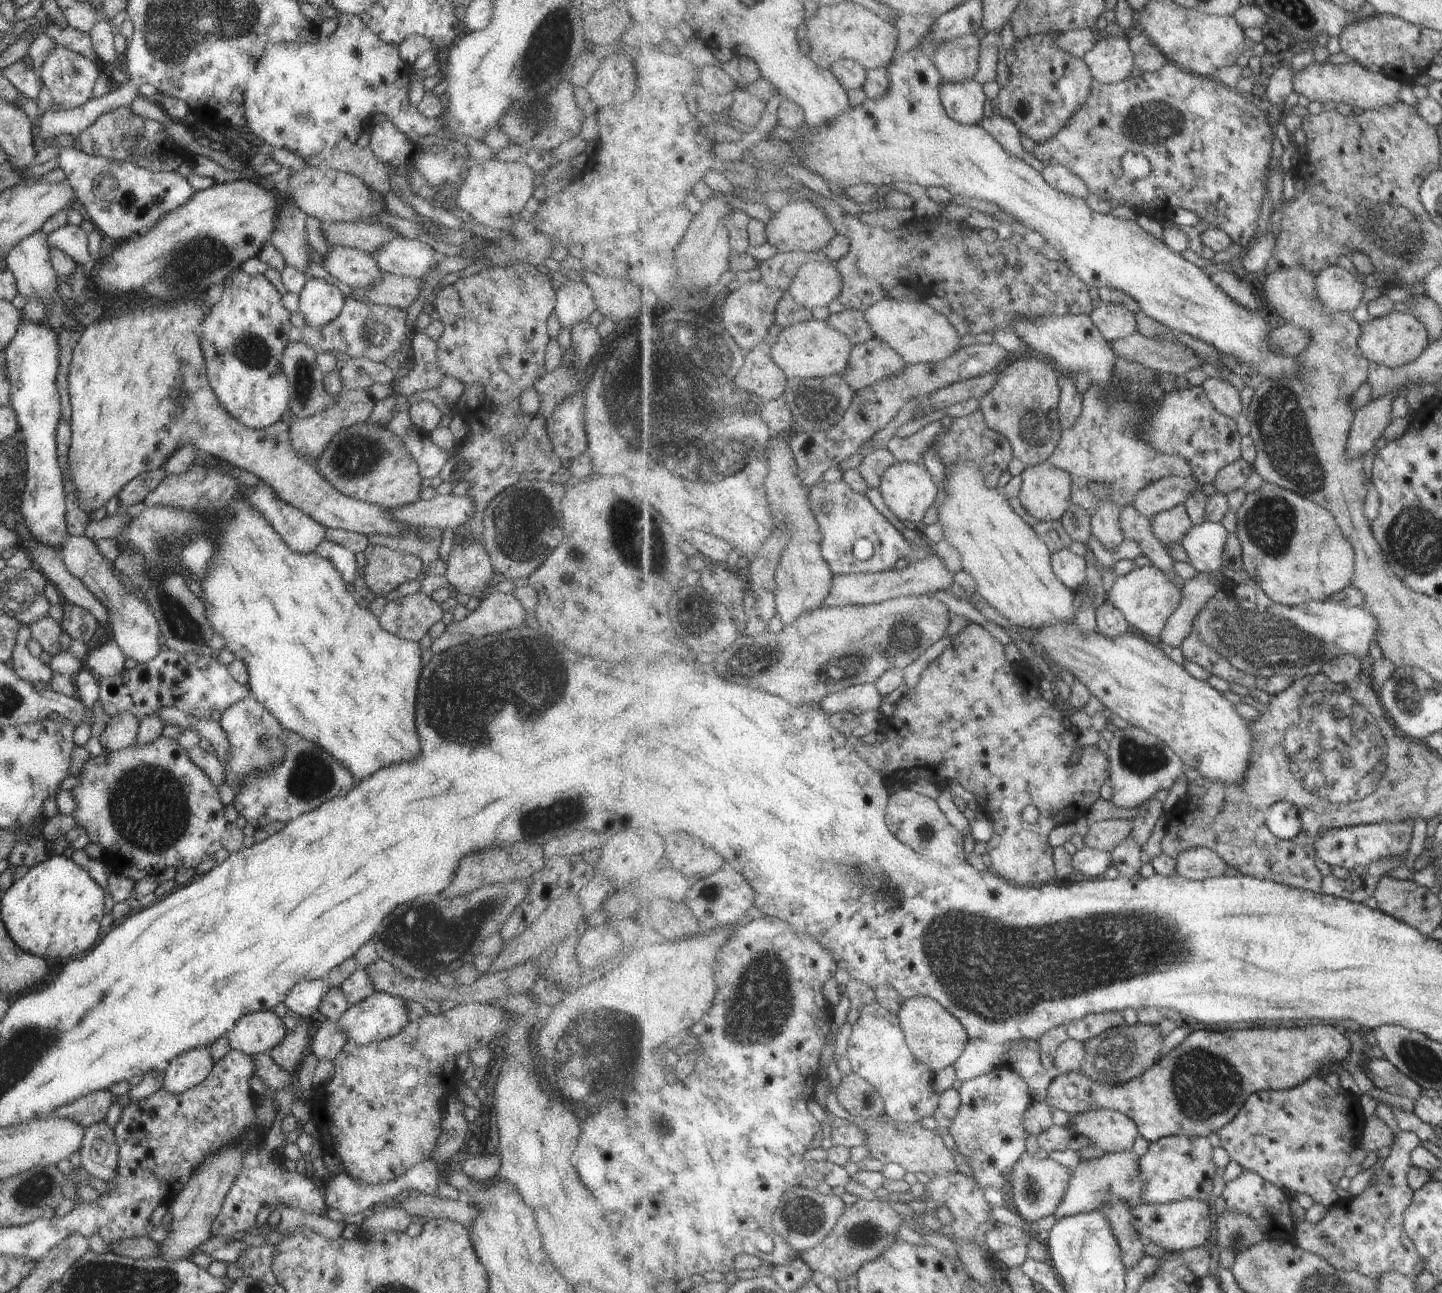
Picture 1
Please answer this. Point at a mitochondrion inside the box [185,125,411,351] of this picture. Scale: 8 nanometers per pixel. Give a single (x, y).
(371, 332)

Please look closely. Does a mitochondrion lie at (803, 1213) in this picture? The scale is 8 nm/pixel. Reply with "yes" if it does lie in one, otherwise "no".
yes

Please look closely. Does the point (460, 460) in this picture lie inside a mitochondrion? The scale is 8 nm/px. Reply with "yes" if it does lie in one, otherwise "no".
no

